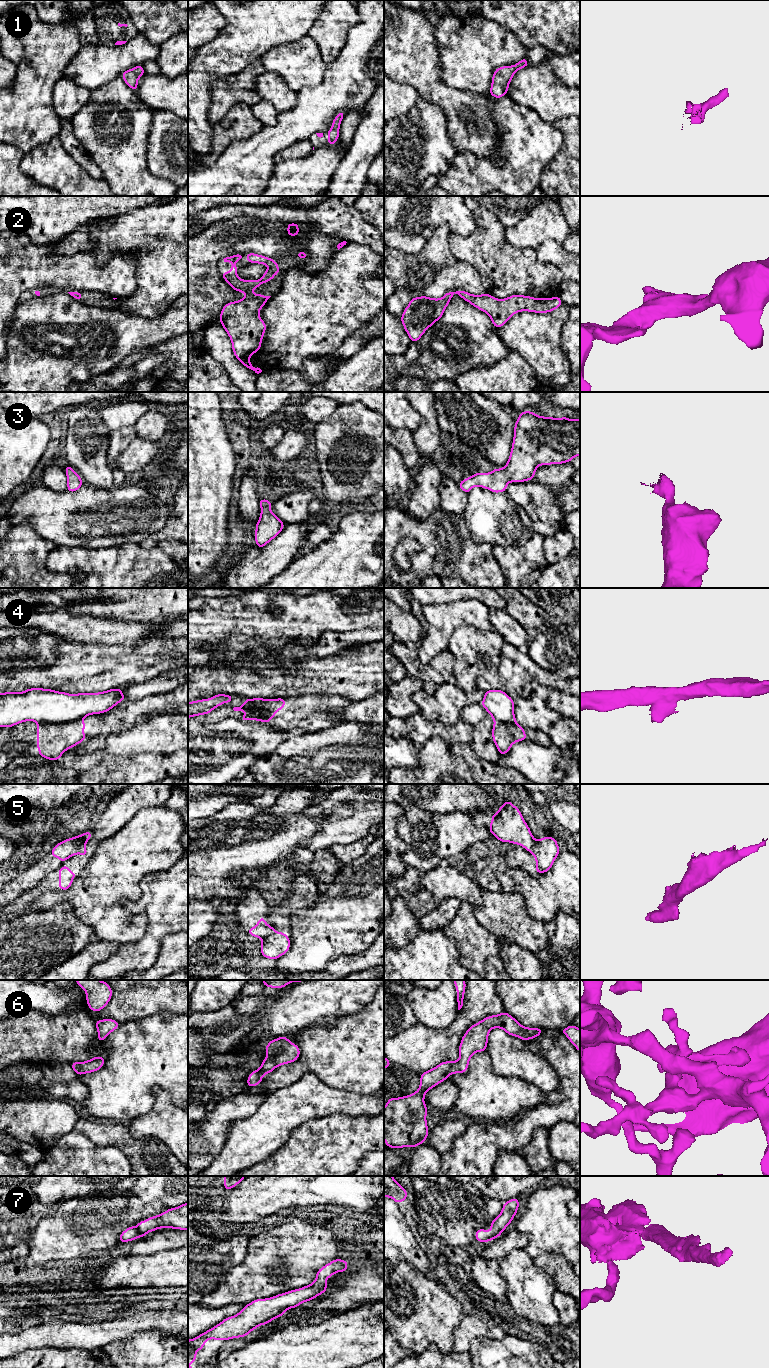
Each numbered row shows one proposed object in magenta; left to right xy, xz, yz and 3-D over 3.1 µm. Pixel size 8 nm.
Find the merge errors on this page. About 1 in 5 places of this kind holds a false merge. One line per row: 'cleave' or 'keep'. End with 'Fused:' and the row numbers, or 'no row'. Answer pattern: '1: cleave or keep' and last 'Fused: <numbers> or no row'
1: keep
2: keep
3: keep
4: cleave
5: cleave
6: keep
7: keep
Fused: 4, 5

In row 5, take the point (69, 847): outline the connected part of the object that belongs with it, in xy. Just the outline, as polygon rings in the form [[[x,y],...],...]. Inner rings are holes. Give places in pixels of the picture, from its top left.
[[[83,834],[56,844],[51,851],[51,857],[57,857],[60,861],[64,862],[77,853],[79,846],[82,844],[82,838]]]

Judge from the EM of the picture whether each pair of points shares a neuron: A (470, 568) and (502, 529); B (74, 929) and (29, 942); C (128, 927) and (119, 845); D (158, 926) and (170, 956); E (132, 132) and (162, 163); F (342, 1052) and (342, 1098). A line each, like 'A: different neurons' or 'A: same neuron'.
A: different neurons
B: same neuron
C: same neuron
D: different neurons
E: different neurons
F: different neurons

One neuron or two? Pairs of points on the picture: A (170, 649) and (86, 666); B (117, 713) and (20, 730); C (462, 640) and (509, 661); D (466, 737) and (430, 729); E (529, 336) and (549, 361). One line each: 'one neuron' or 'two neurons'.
A: one neuron
B: one neuron
C: two neurons
D: one neuron
E: one neuron

